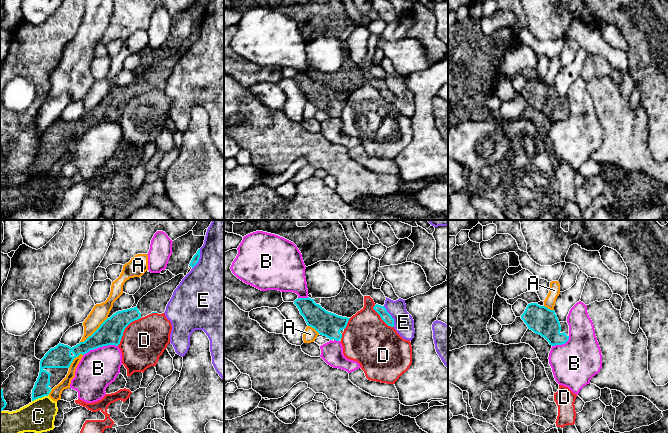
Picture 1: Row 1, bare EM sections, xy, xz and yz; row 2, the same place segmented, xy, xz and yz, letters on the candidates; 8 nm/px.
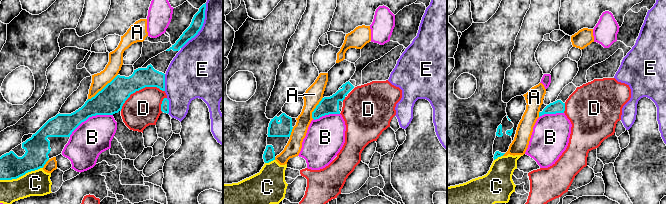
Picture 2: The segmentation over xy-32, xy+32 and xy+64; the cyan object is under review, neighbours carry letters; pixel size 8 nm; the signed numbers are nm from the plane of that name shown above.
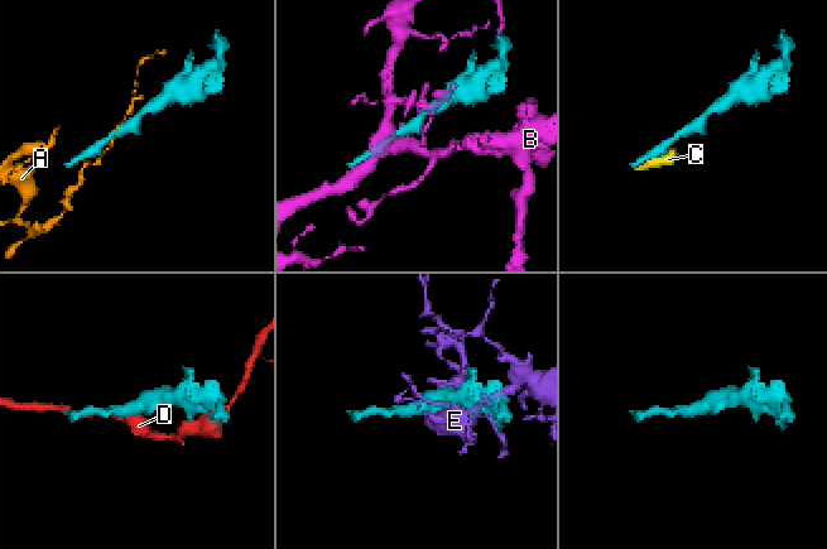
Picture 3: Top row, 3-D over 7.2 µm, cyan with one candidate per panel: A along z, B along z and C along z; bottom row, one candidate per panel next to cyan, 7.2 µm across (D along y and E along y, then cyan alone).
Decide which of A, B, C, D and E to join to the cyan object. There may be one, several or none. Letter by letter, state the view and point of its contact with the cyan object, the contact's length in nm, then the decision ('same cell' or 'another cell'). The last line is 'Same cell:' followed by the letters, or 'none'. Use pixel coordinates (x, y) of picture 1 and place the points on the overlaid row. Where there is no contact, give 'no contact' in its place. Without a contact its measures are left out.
A: xy (95, 331) | 300 nm | another cell
B: xy (100, 346) | 300 nm | another cell
C: xy (40, 397) | 150 nm | another cell
D: xy (124, 329) | 300 nm | another cell
E: xz (391, 316) | 190 nm | another cell
Same cell: none

